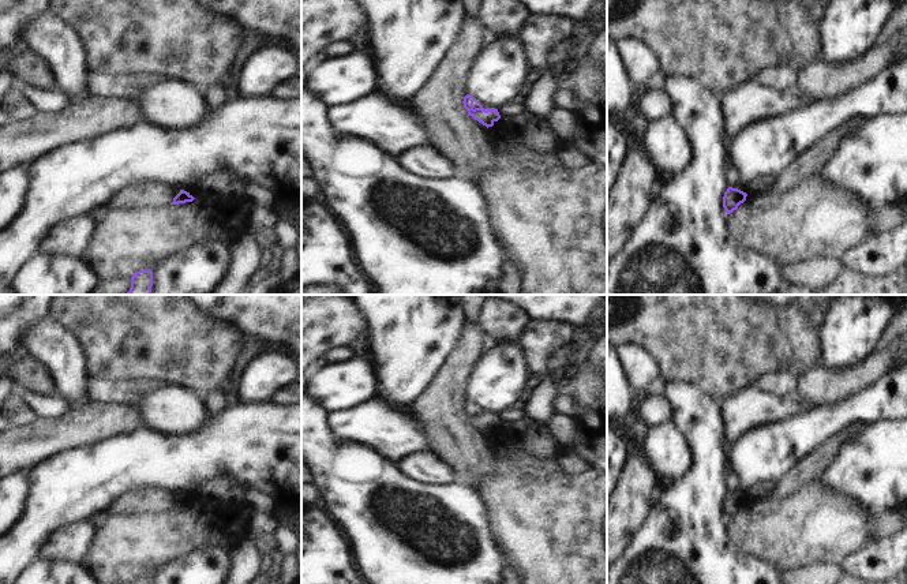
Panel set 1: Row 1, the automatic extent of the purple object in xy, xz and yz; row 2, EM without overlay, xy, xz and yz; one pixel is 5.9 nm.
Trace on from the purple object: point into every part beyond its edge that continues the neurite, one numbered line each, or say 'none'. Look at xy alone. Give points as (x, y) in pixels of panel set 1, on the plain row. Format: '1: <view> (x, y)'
none

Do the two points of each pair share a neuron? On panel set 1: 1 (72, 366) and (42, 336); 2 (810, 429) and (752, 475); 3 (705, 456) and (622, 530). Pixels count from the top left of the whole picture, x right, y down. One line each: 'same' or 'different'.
1: same
2: same
3: different

